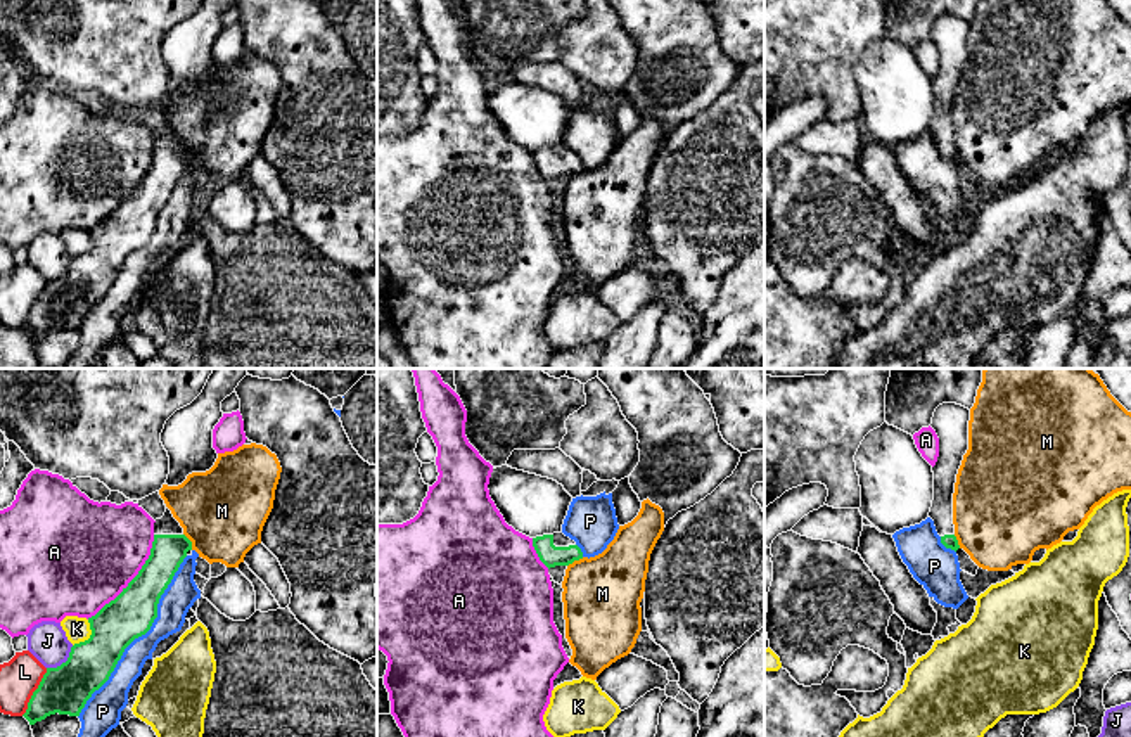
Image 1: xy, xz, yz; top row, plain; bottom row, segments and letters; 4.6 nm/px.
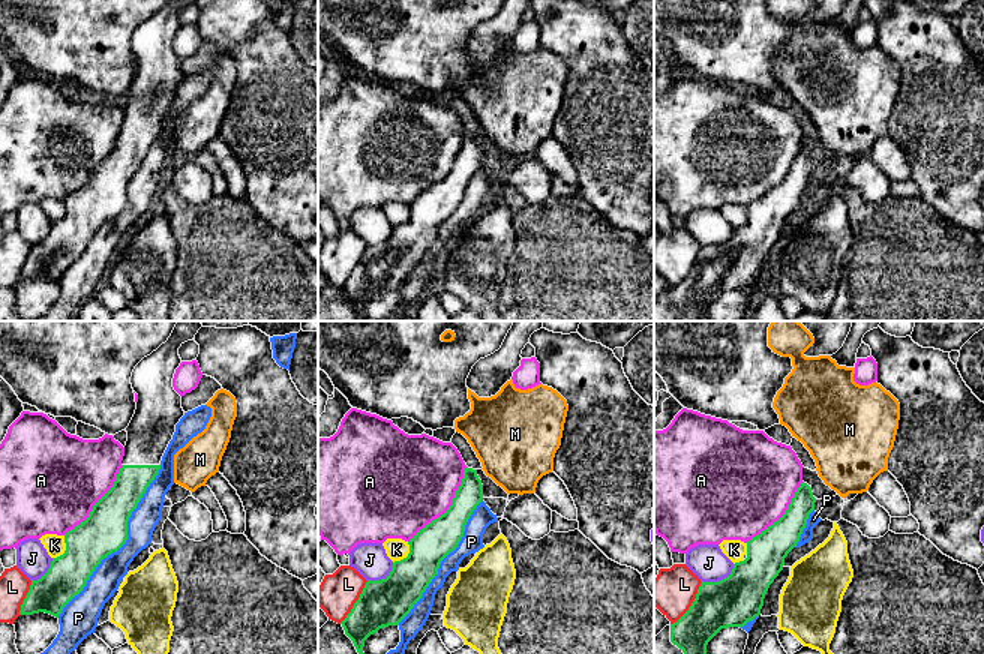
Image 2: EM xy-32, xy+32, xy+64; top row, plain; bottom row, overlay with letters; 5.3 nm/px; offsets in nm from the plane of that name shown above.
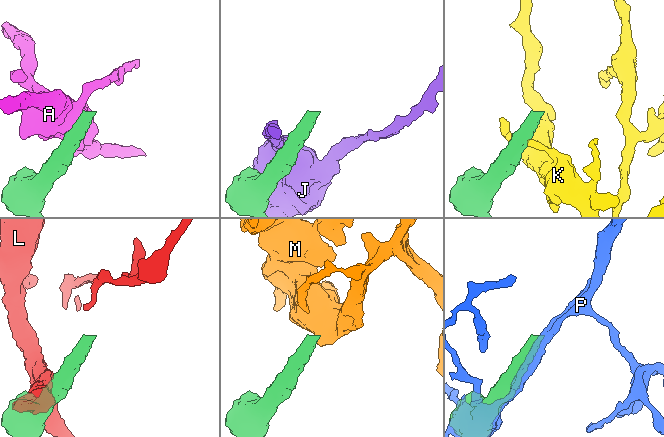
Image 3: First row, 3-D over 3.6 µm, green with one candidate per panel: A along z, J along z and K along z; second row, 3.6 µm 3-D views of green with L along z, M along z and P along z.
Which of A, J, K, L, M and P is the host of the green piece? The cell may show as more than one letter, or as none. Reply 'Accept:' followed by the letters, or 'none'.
Accept: none

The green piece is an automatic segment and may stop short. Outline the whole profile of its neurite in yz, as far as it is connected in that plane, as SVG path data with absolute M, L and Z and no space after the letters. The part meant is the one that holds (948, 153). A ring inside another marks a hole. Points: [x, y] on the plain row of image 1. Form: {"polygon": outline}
{"polygon": "M942 16L936 21L930 40L939 50L939 69L934 85L934 112L929 130L934 133L941 156L958 163L953 137L953 106L956 87L968 62L970 22L956 16Z"}

